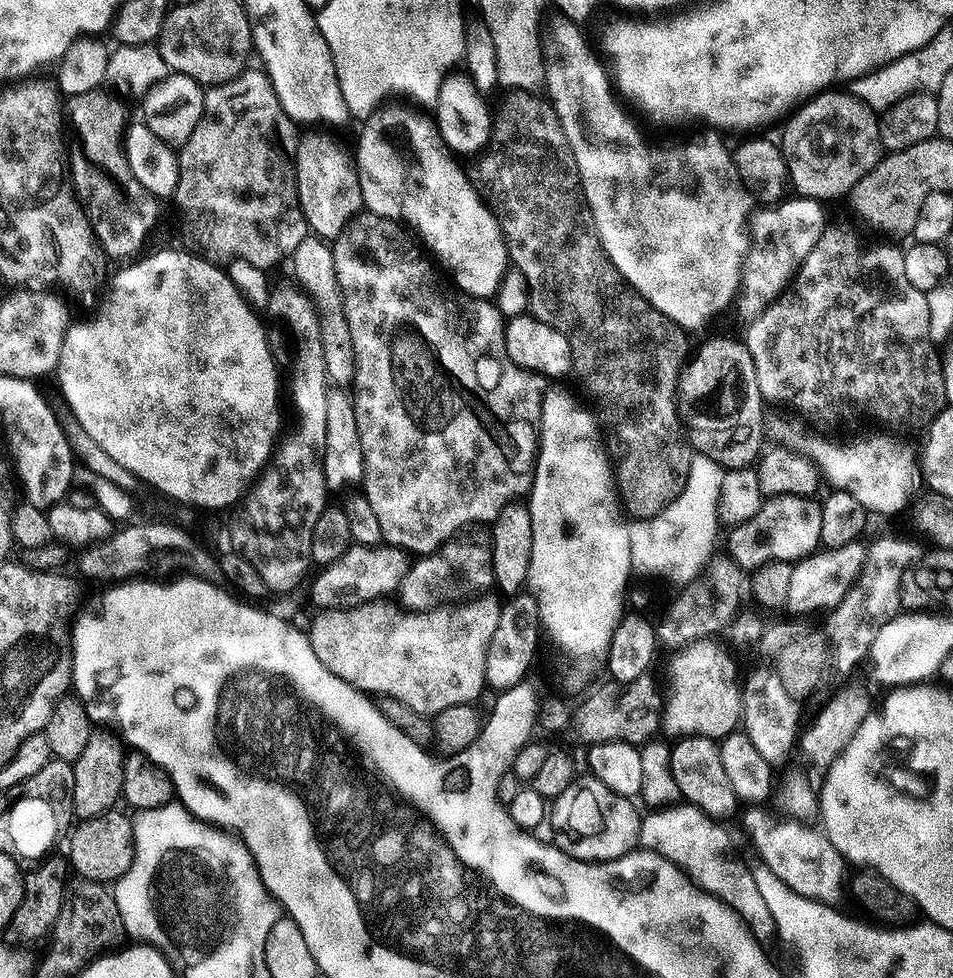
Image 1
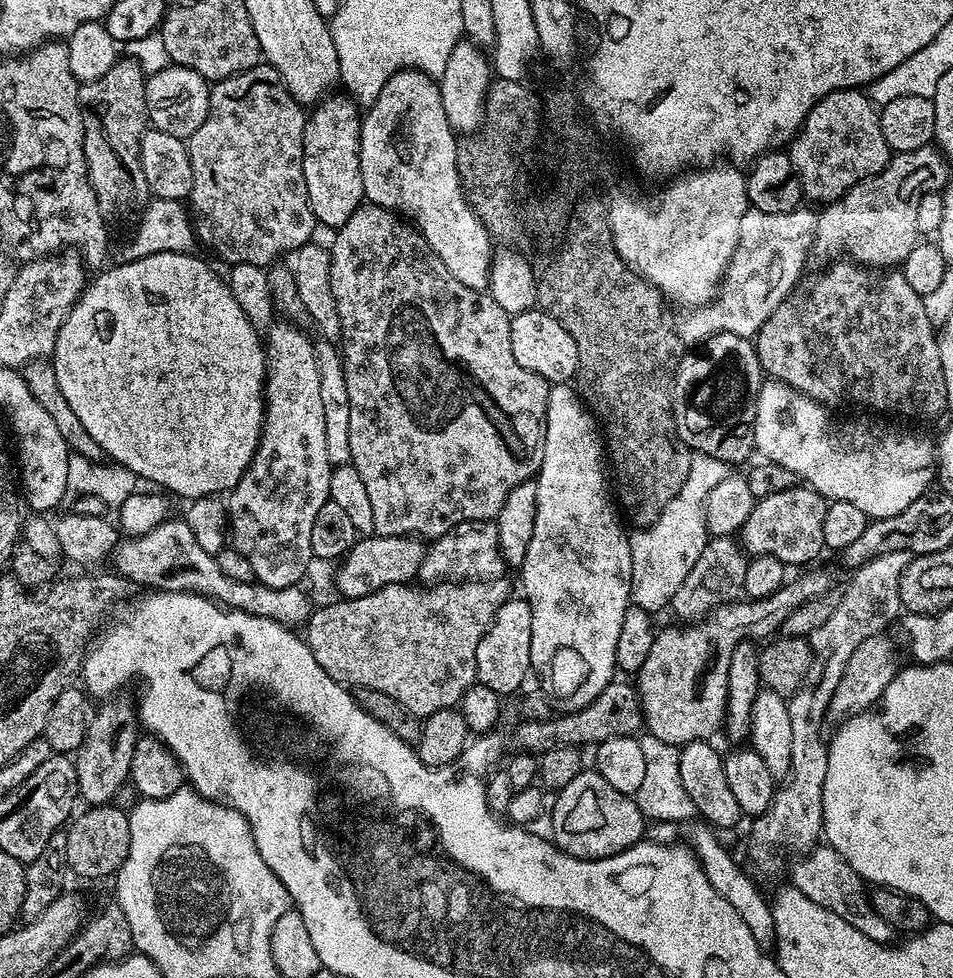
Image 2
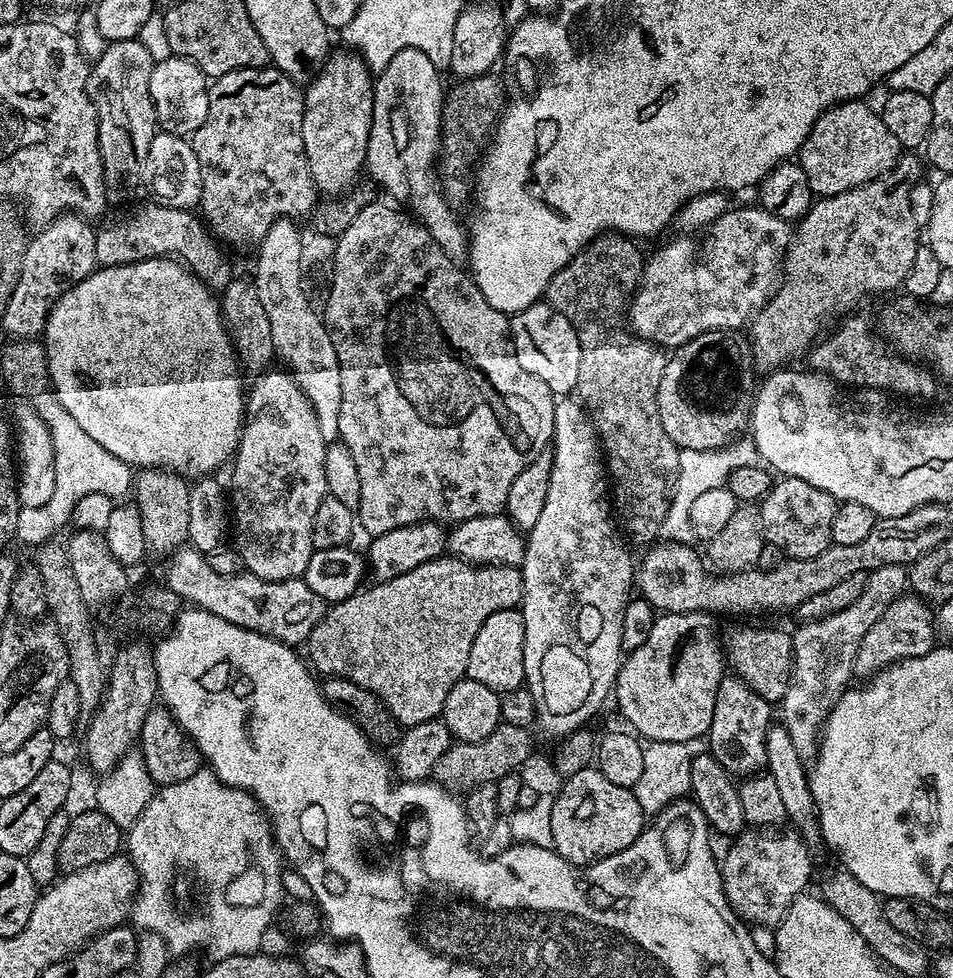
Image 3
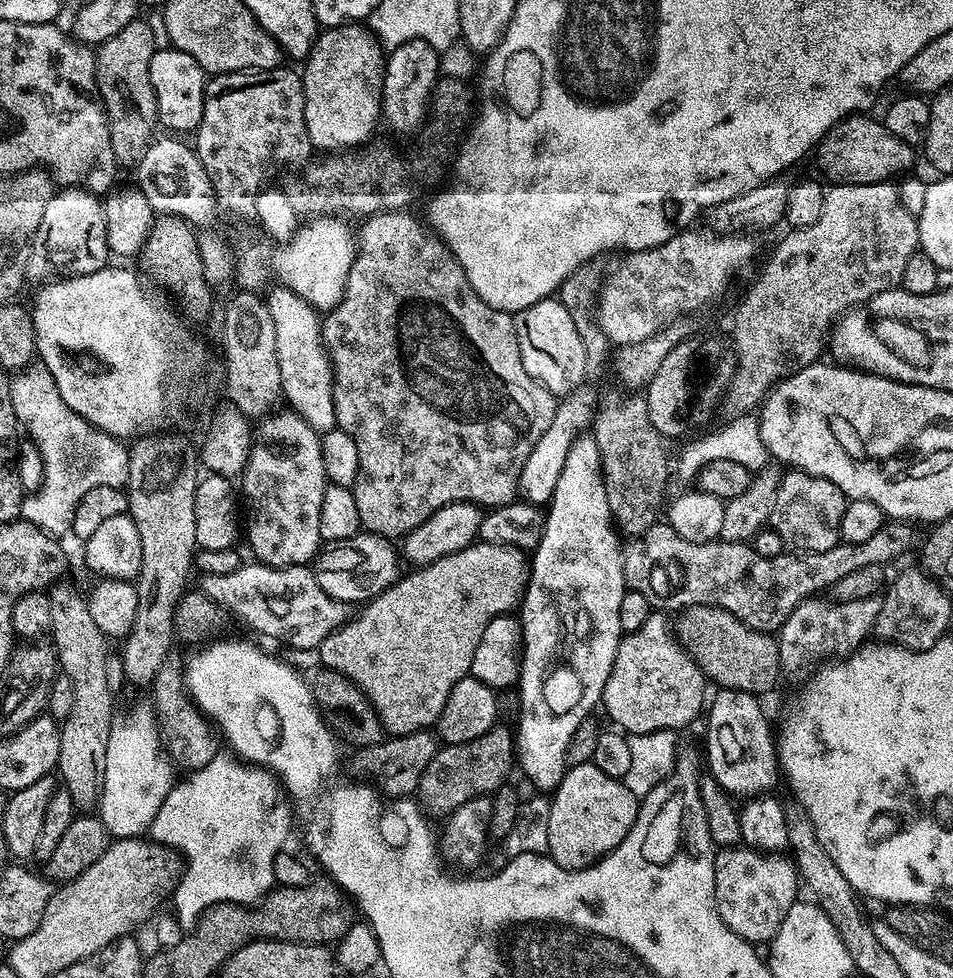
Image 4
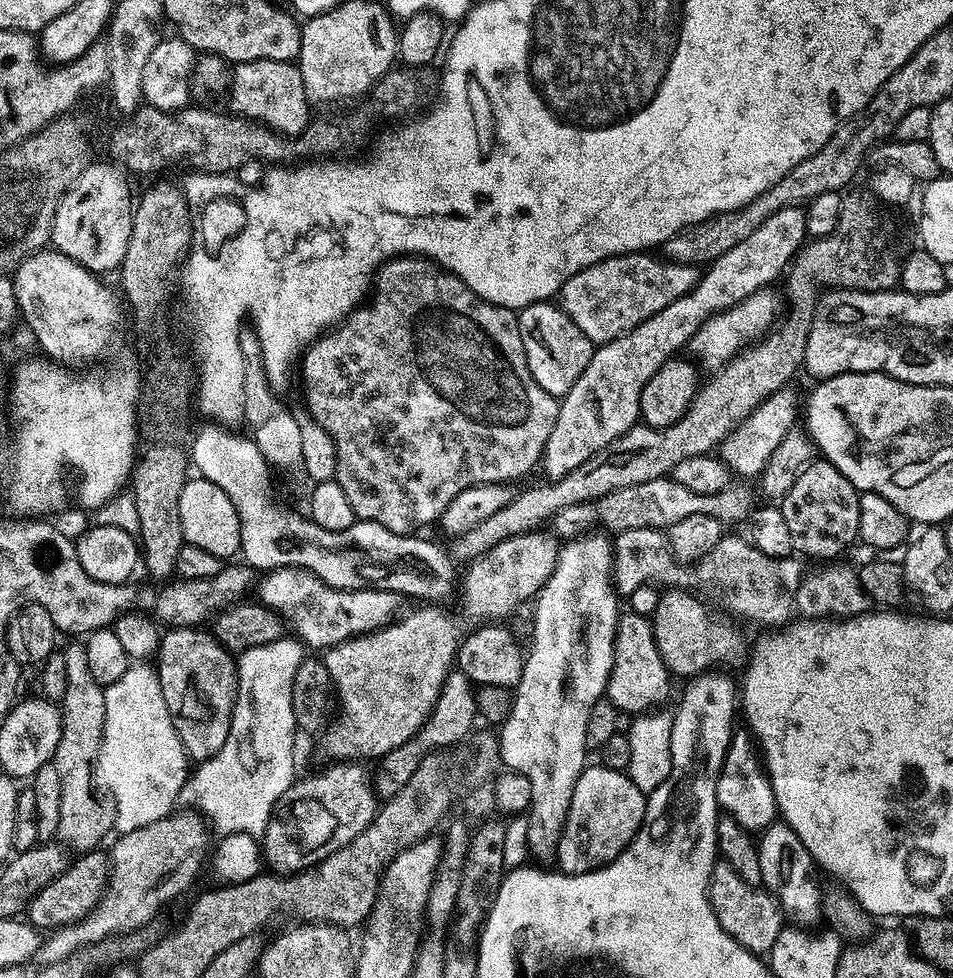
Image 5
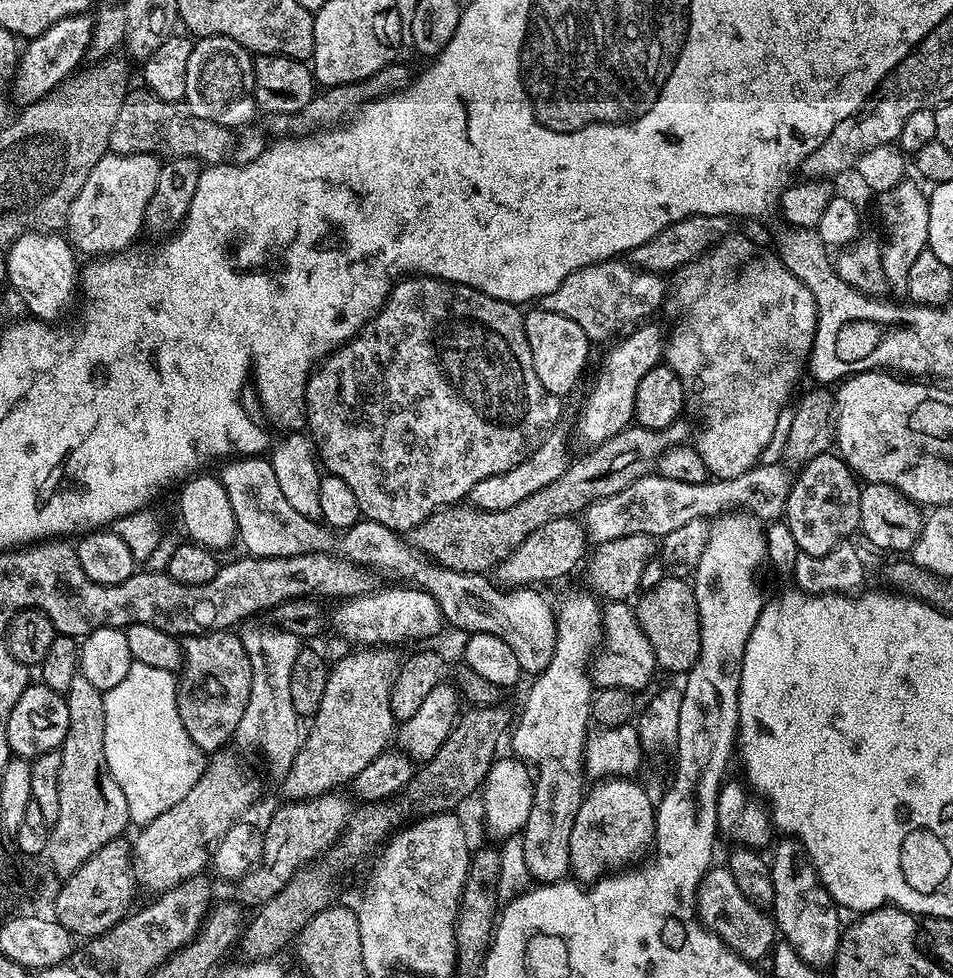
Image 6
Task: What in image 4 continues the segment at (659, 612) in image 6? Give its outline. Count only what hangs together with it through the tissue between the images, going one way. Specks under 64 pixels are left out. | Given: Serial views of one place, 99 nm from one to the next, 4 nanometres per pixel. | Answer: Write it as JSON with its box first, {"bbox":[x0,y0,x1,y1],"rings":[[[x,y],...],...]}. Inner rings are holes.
{"bbox":[674,604,782,694],"rings":[[[705,604],[683,609],[677,616],[680,617],[674,620],[674,635],[680,647],[703,670],[705,677],[721,689],[763,694],[782,676],[780,645],[775,635],[756,632],[734,614]]]}

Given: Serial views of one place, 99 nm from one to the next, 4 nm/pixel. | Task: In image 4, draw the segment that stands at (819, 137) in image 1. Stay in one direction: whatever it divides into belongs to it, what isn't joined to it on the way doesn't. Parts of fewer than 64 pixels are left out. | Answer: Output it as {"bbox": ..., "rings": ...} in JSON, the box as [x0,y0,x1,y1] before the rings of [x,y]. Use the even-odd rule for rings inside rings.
{"bbox":[818,114,915,184],"rings":[[[853,114],[847,120],[841,120],[820,141],[818,153],[828,171],[829,181],[837,184],[883,184],[907,173],[907,168],[915,162],[913,145],[902,142],[902,138],[894,138],[879,119],[871,120],[870,117],[868,114]]]}

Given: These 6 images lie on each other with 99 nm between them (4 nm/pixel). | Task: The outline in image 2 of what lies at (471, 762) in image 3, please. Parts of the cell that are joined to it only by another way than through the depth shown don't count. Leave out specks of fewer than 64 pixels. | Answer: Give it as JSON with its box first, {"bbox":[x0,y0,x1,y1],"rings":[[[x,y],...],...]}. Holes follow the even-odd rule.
{"bbox":[510,683,642,754],"rings":[[[610,683],[602,690],[602,694],[598,694],[598,698],[594,698],[594,702],[590,702],[584,708],[579,708],[576,712],[564,712],[559,715],[553,715],[547,720],[525,719],[517,726],[516,733],[510,736],[511,743],[513,740],[521,753],[539,754],[546,750],[554,750],[554,746],[567,744],[595,746],[606,738],[636,736],[642,728],[640,698],[631,683]]]}

